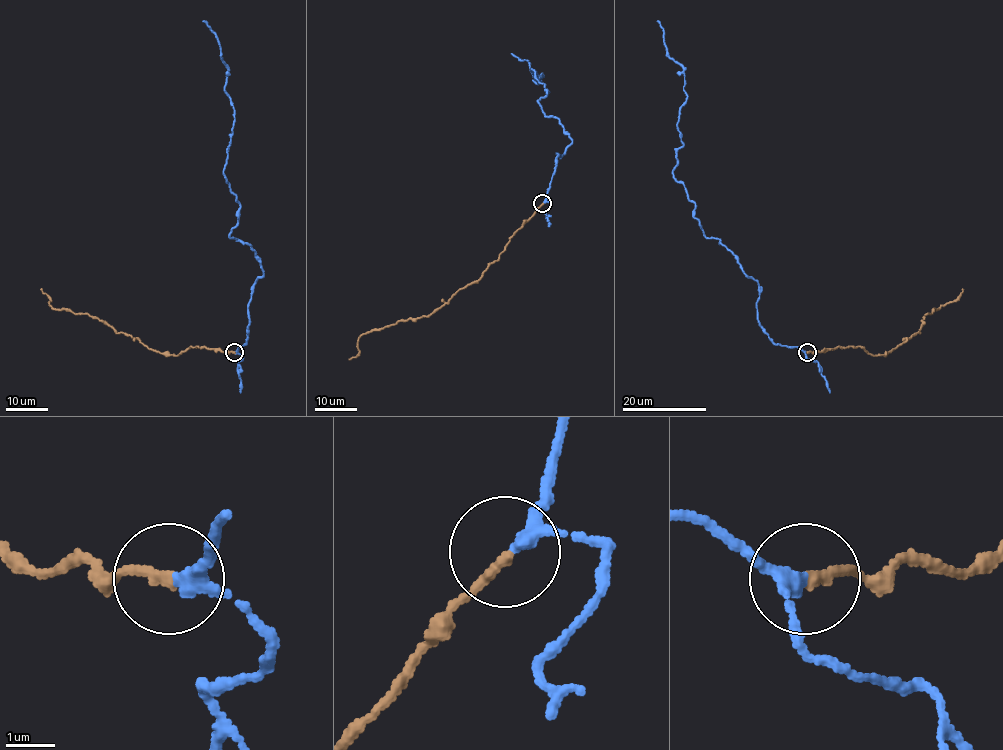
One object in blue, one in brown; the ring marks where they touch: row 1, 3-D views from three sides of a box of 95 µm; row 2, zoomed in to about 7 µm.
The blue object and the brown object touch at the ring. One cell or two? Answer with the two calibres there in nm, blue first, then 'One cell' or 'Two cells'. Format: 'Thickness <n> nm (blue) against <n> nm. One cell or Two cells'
Thickness 240 nm (blue) against 220 nm. One cell

